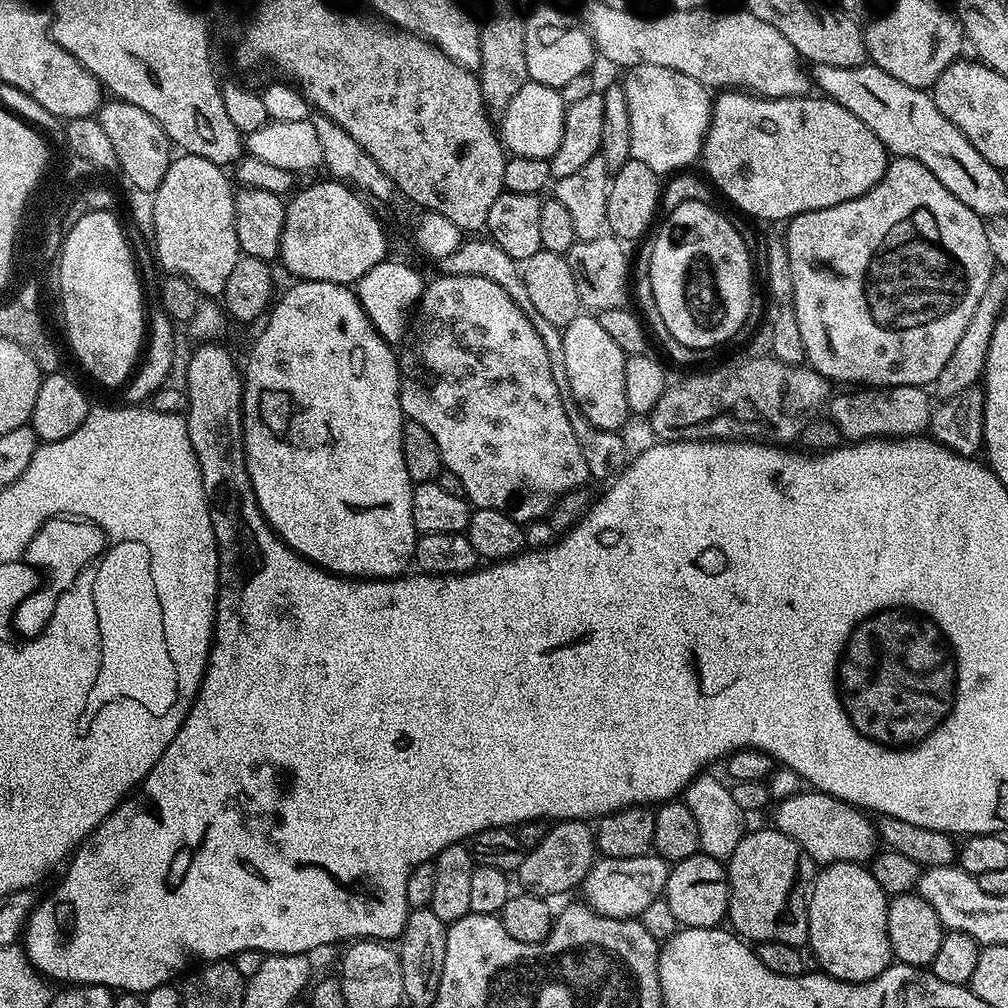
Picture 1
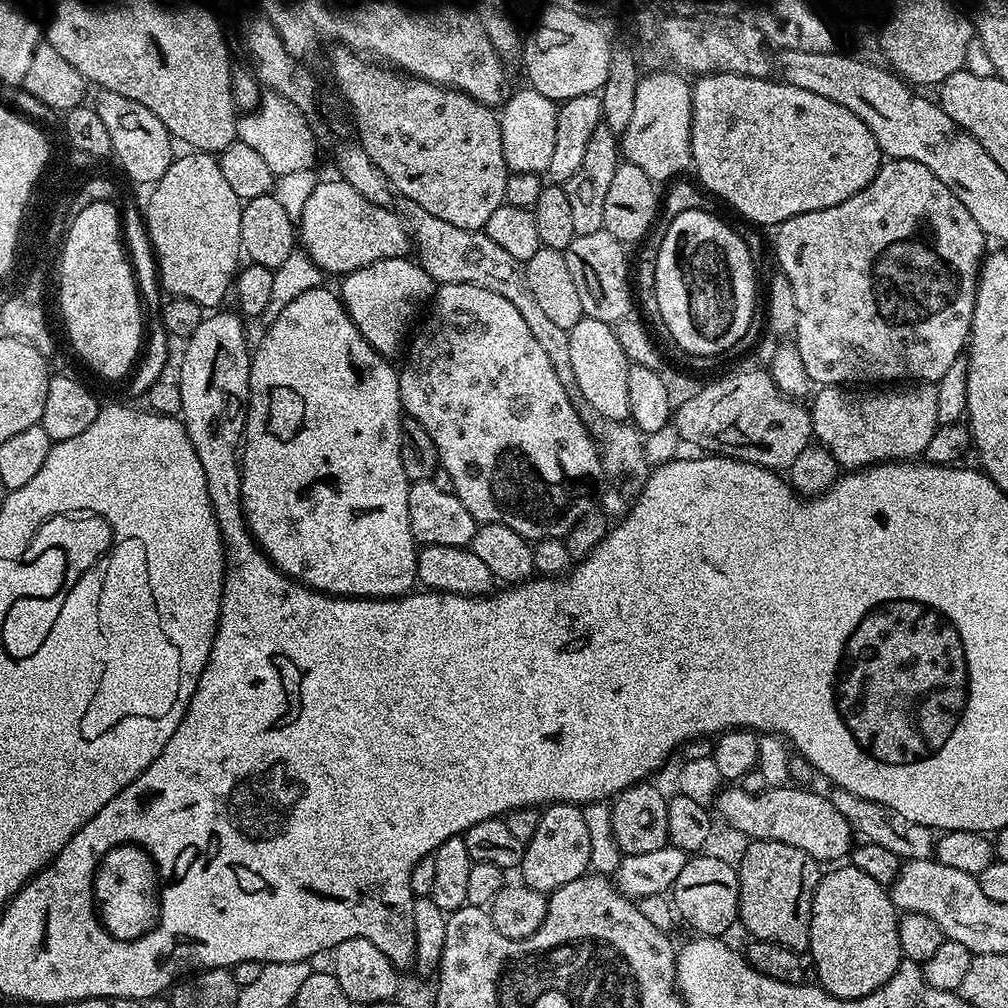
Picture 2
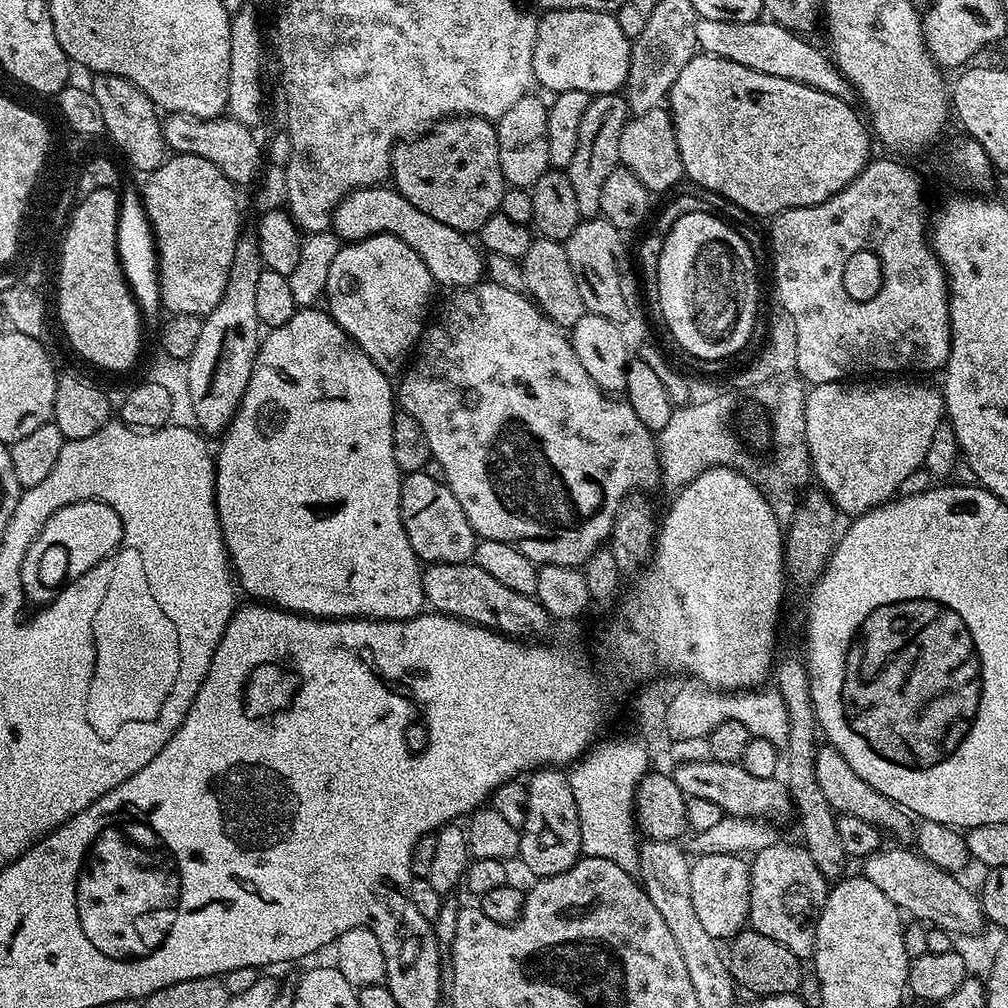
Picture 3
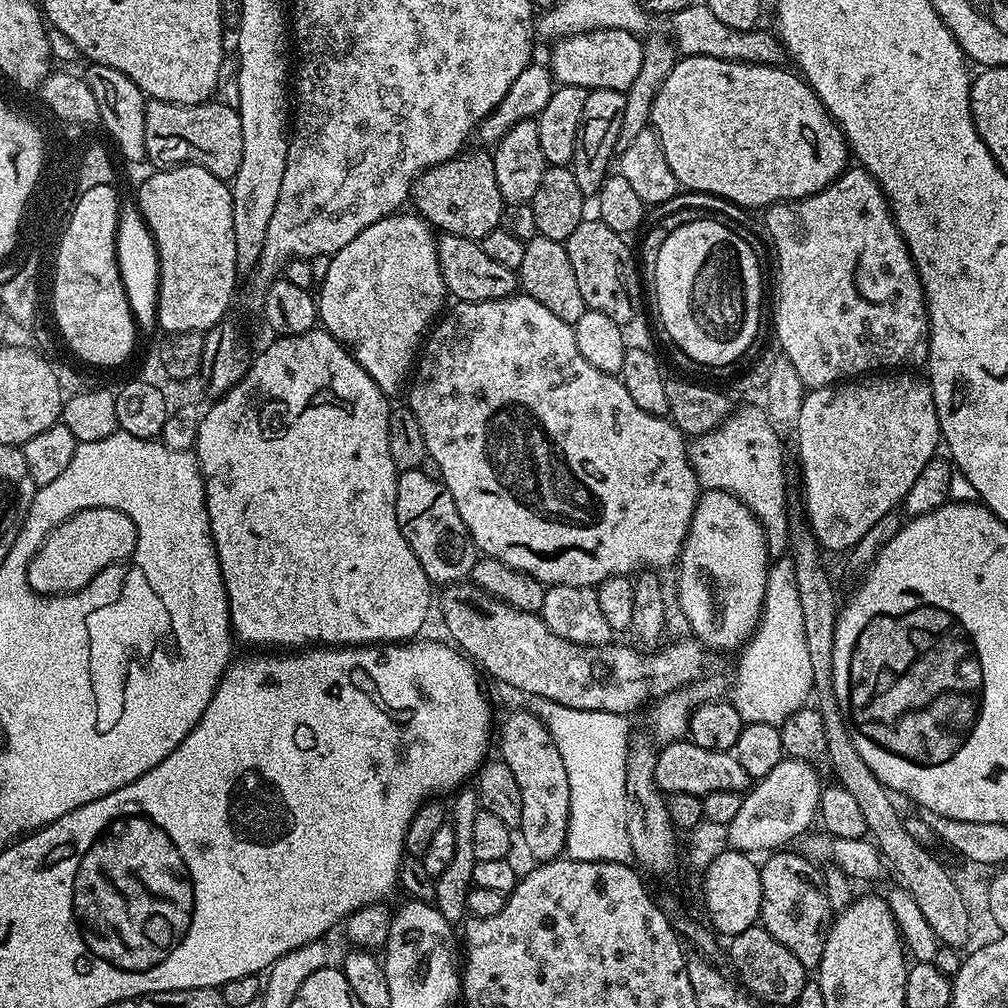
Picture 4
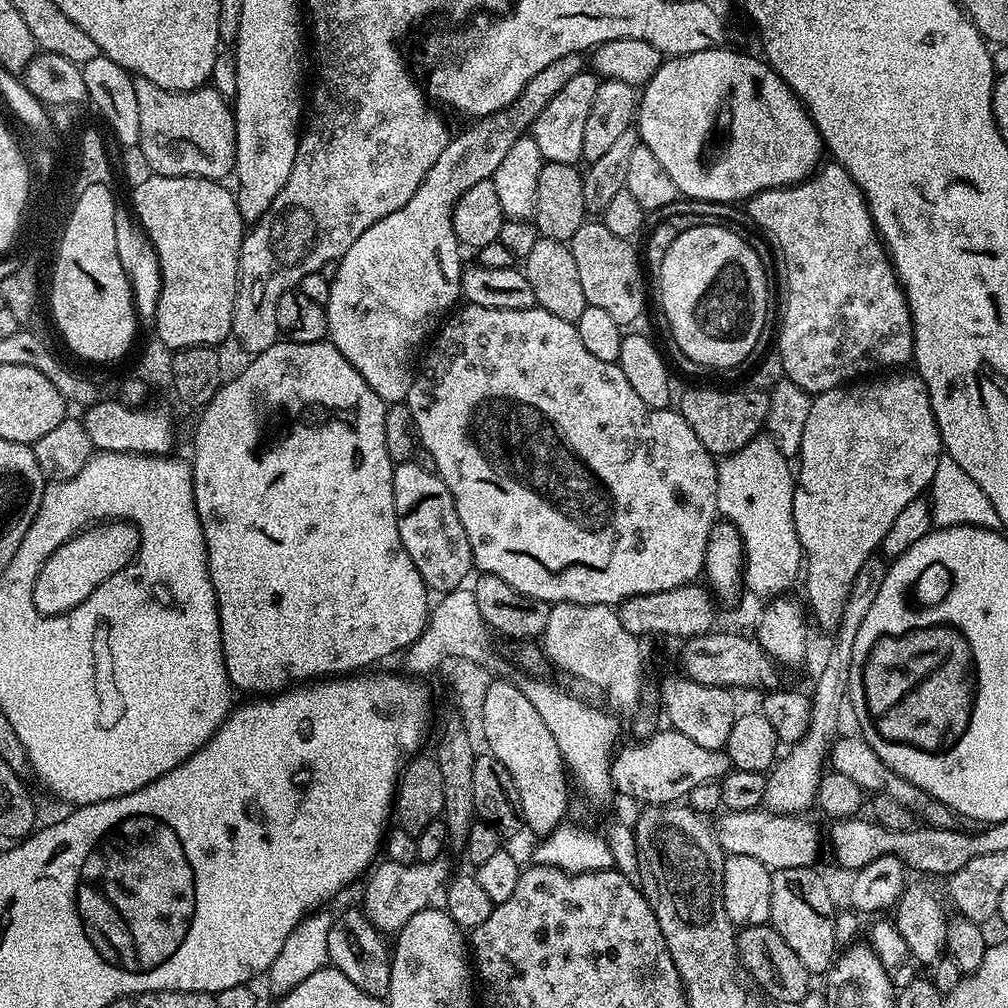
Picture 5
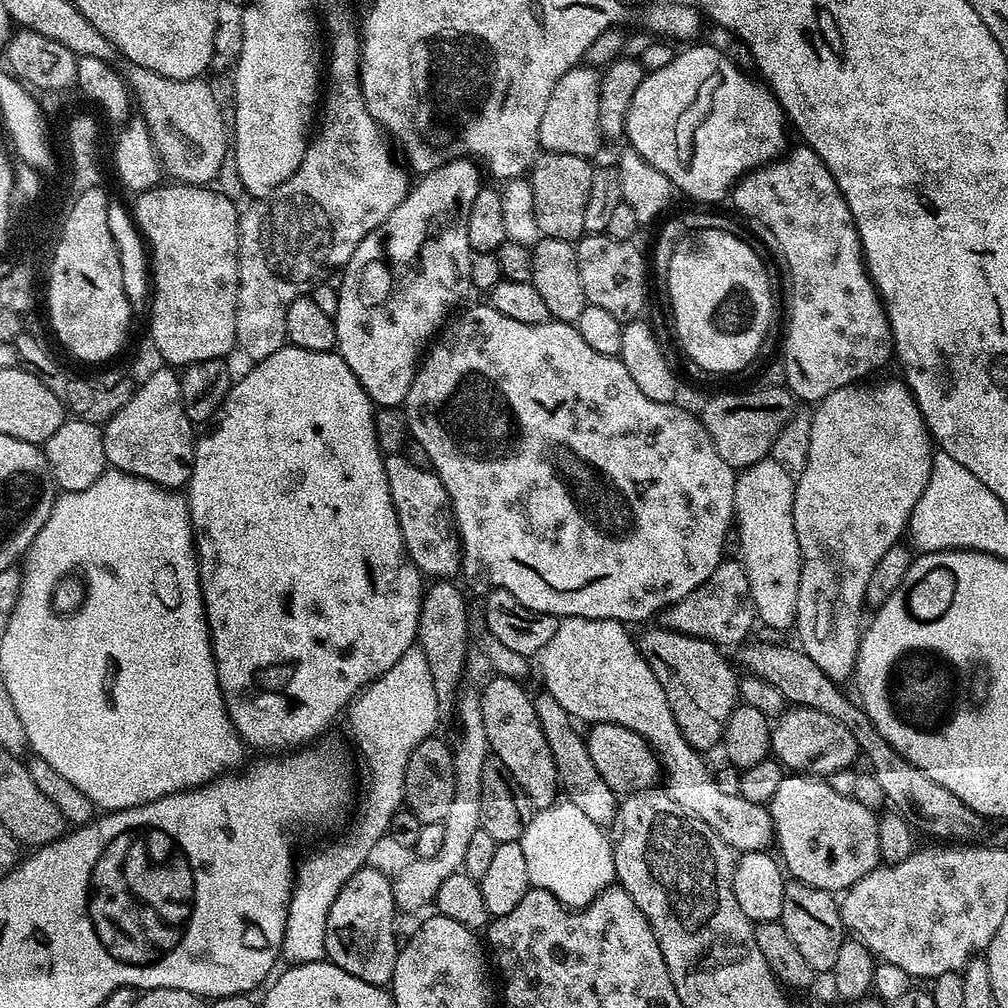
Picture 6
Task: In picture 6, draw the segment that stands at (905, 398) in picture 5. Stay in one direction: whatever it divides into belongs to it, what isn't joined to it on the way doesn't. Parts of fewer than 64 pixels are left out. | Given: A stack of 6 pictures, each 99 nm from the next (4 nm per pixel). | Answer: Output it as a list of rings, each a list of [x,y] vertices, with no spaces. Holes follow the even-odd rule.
[[[900,378],[884,380],[881,384],[868,383],[872,382],[857,382],[842,386],[830,394],[826,394],[826,398],[822,398],[815,405],[812,412],[812,425],[810,426],[810,454],[806,458],[806,466],[794,480],[796,489],[794,490],[792,517],[794,518],[794,534],[798,534],[798,546],[800,547],[800,585],[798,586],[798,606],[796,607],[794,632],[800,635],[799,647],[818,664],[819,669],[835,682],[853,679],[862,635],[860,611],[865,611],[866,608],[864,602],[866,582],[870,582],[870,574],[873,572],[874,566],[878,566],[882,554],[886,554],[886,550],[890,550],[896,544],[901,543],[902,537],[909,527],[909,520],[915,503],[918,502],[918,498],[922,497],[927,480],[930,478],[934,453],[934,441],[928,435],[928,427],[924,425],[924,419],[918,410],[918,402],[912,397],[912,392],[907,383]]]

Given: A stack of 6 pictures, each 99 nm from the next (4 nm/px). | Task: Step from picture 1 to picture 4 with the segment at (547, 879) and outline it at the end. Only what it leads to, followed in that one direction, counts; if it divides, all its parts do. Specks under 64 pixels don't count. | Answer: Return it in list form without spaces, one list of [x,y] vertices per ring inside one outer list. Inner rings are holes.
[[[531,710],[512,712],[504,720],[504,725],[498,728],[498,744],[500,740],[499,759],[504,761],[510,770],[514,770],[514,778],[518,781],[518,790],[522,790],[522,822],[518,829],[518,836],[524,839],[528,852],[533,861],[547,862],[557,859],[567,846],[567,826],[570,818],[570,785],[567,781],[566,769],[562,756],[554,744],[554,738],[548,732],[545,721]]]

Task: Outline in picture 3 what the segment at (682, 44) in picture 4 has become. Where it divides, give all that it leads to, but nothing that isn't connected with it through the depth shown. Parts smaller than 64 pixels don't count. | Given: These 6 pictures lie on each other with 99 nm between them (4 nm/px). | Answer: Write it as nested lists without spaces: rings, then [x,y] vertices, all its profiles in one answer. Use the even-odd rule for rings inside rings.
[[[700,18],[696,21],[697,42],[701,53],[726,58],[730,62],[738,62],[750,70],[758,70],[758,74],[774,74],[778,78],[786,78],[790,82],[802,82],[814,90],[822,90],[826,94],[847,97],[850,85],[836,67],[835,60],[827,51],[815,48],[804,41],[803,35],[791,28],[783,28],[770,18],[761,18],[754,22],[730,22],[729,20],[713,20]]]

